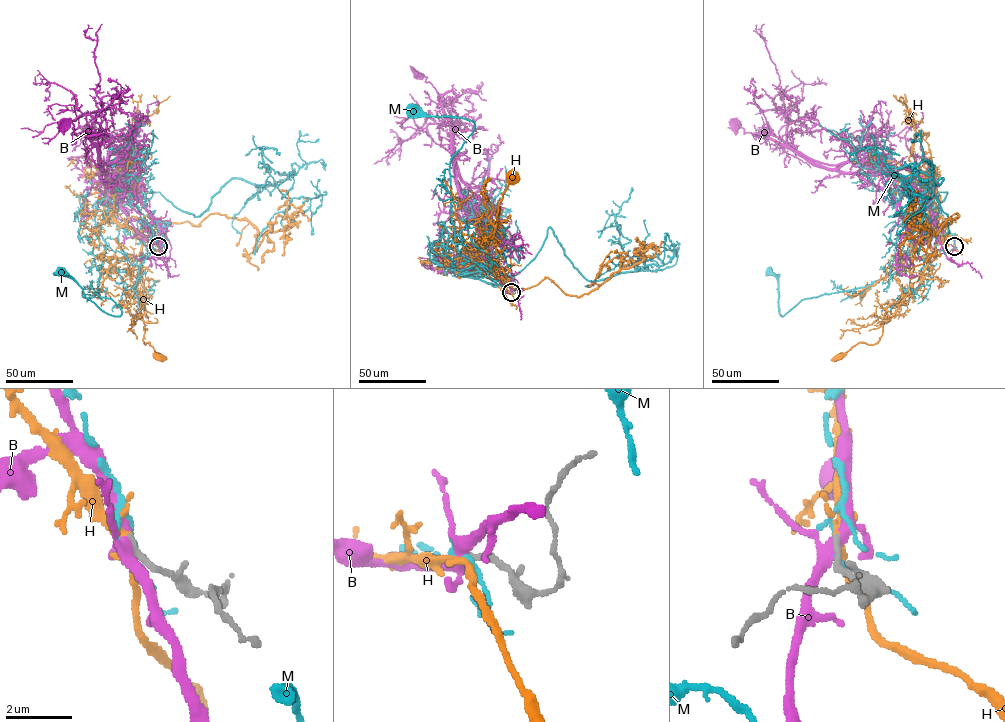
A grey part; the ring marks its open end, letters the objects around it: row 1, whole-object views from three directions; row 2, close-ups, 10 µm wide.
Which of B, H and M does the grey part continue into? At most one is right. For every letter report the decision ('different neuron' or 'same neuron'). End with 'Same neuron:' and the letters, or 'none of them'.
B: different neuron
H: same neuron
M: different neuron
Same neuron: H

